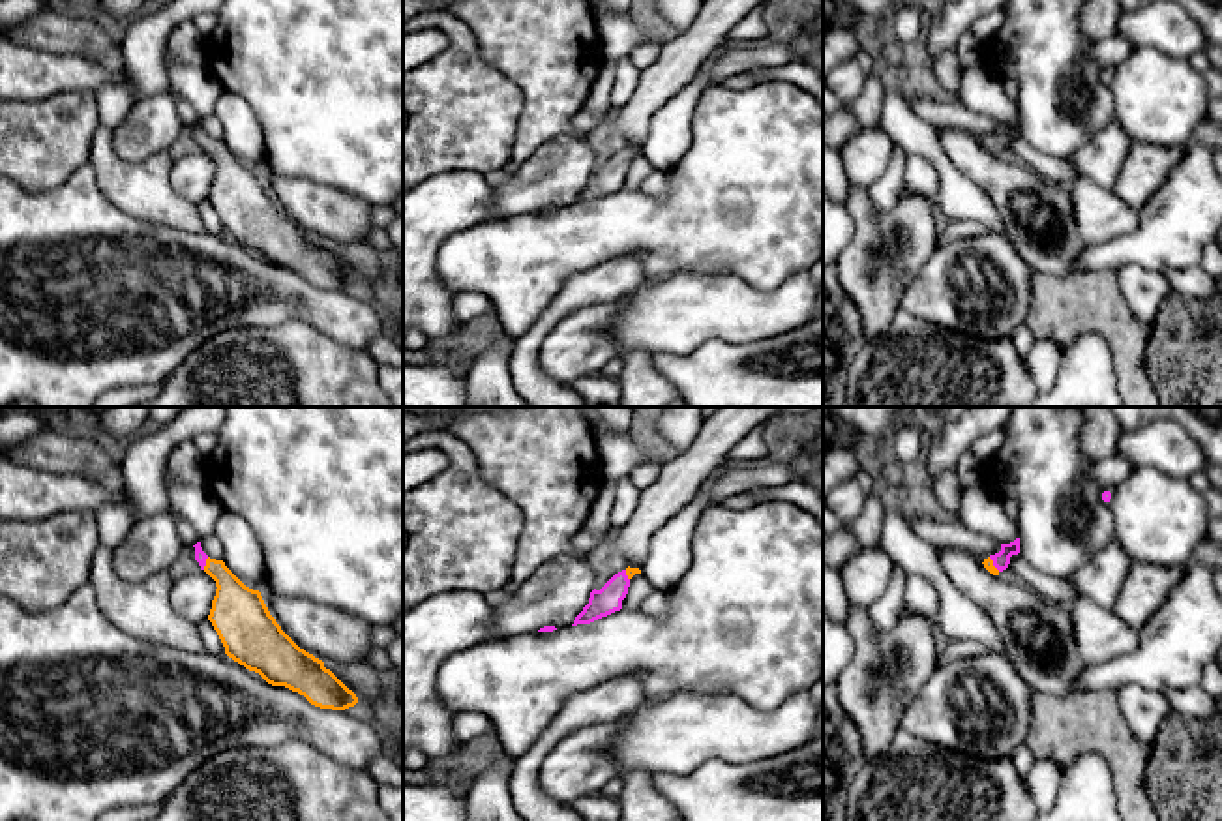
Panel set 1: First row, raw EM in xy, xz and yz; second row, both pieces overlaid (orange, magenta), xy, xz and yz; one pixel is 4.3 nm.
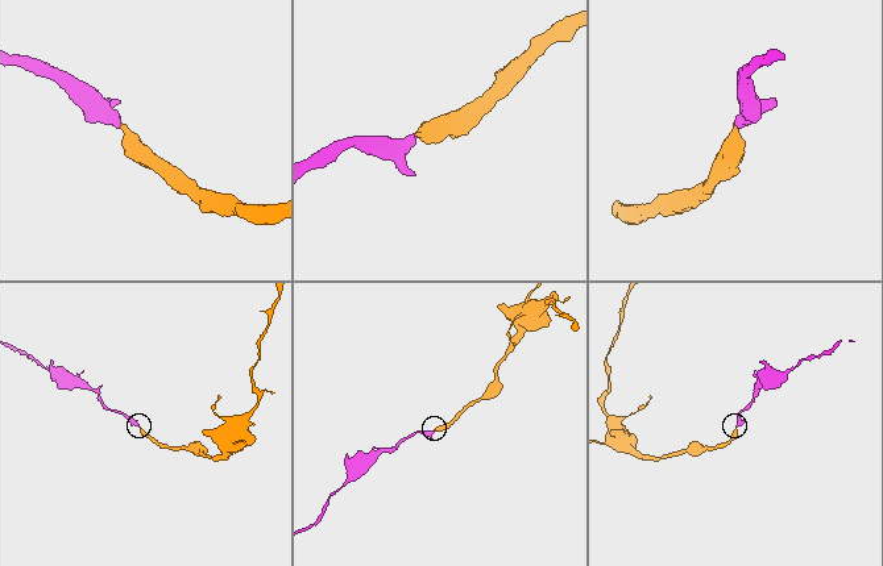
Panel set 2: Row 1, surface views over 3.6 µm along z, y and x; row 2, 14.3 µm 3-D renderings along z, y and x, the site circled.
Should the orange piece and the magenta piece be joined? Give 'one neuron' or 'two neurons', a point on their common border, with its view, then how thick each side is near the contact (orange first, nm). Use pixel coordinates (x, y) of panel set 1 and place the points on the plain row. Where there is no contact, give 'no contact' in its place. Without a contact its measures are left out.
one neuron; meets orange in xy at (207, 143); 220 nm thick on the orange side, 50 nm on the other

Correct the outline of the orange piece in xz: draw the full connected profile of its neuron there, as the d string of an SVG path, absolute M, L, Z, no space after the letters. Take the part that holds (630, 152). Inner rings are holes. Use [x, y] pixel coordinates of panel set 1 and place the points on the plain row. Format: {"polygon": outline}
{"polygon": "M628 146L626 150L615 154L600 171L594 169L590 172L589 184L575 197L572 206L590 204L602 197L620 191L622 180L628 174L630 159L635 154L641 154L641 150Z"}

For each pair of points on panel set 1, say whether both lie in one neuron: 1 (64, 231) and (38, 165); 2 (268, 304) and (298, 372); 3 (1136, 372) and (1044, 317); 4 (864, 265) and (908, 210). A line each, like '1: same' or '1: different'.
1: different
2: different
3: same
4: same

